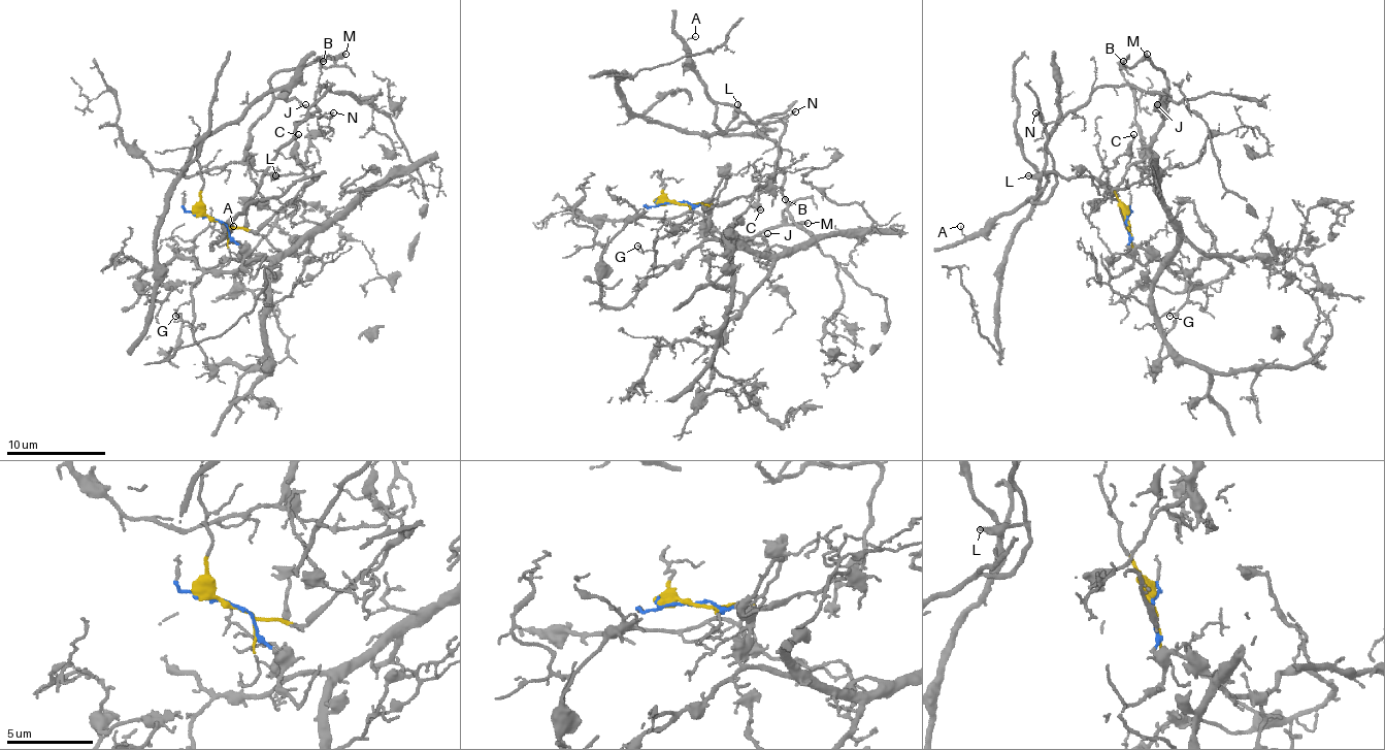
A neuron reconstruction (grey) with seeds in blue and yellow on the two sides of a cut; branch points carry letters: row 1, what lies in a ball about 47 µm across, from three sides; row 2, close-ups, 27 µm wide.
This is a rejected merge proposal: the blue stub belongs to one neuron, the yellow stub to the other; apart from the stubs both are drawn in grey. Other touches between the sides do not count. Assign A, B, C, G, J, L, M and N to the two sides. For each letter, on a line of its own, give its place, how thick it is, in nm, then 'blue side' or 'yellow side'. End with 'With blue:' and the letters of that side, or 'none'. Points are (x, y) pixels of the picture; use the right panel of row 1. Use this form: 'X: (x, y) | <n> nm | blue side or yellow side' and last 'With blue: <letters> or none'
A: (960, 226) | 80 nm | yellow side
B: (1123, 61) | 110 nm | yellow side
C: (1133, 134) | 150 nm | yellow side
G: (1169, 316) | 110 nm | blue side
J: (1157, 104) | 160 nm | yellow side
L: (1028, 175) | 360 nm | yellow side
M: (1147, 54) | 240 nm | yellow side
N: (1035, 112) | 120 nm | yellow side
With blue: G

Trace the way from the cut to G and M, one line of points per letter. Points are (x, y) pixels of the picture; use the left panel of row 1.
G: (215, 219), (244, 249), (241, 264), (234, 271), (204, 273), (192, 286), (194, 319), (174, 316)
M: (215, 219), (259, 231), (304, 189), (284, 212), (269, 206), (241, 161), (249, 129), (279, 71), (347, 55)

